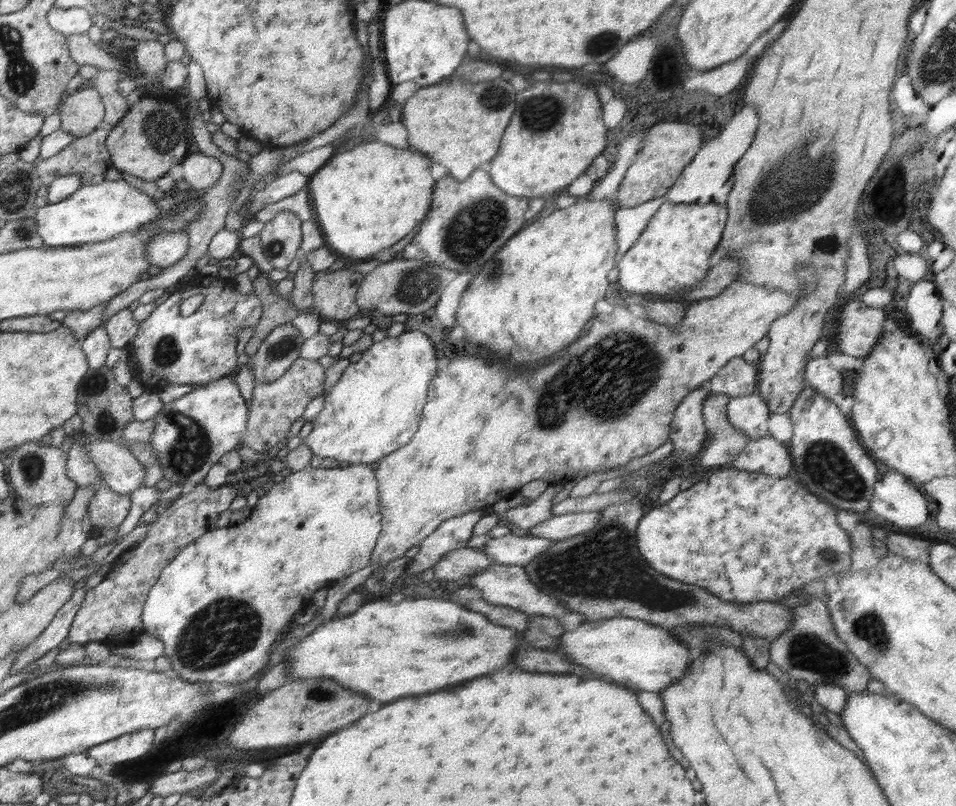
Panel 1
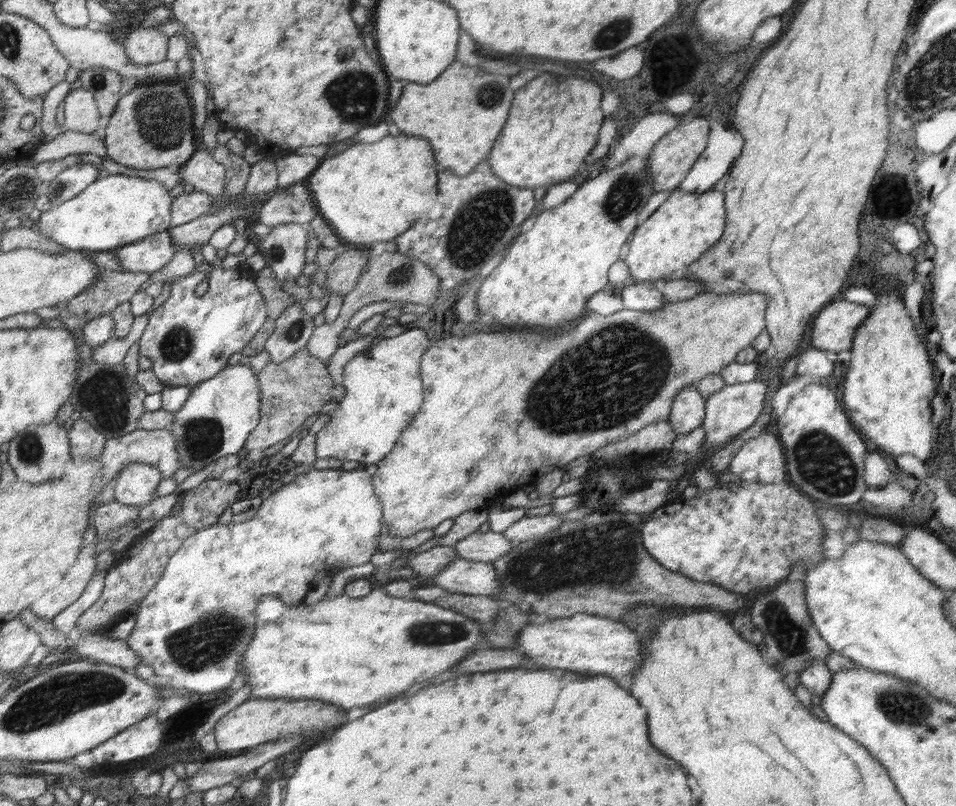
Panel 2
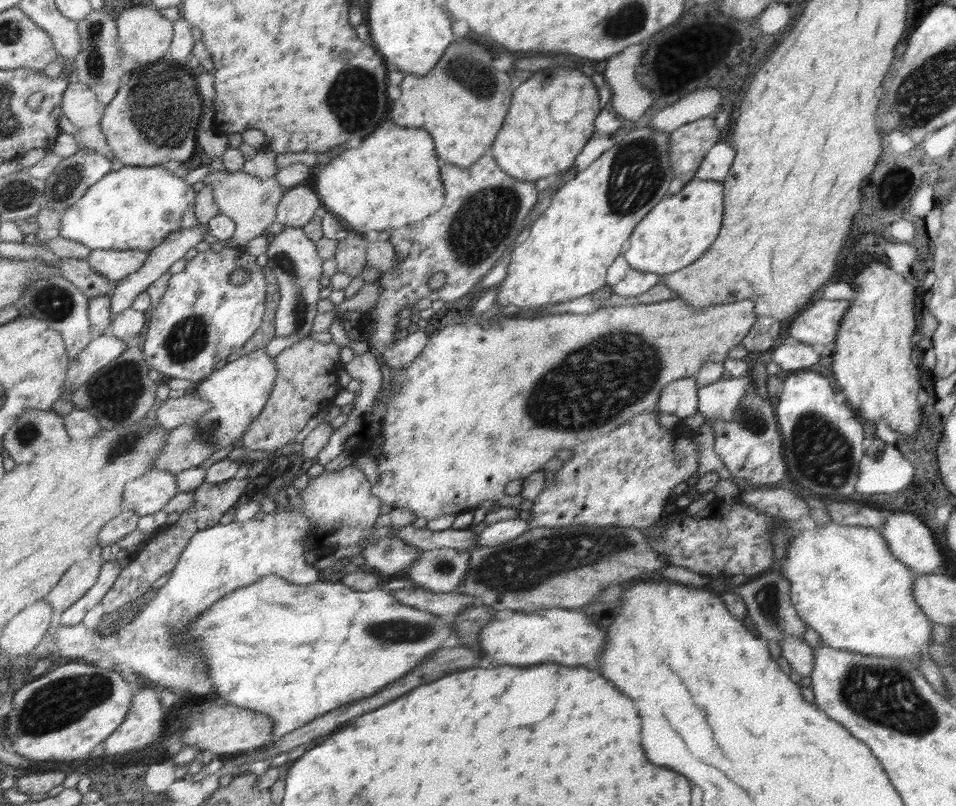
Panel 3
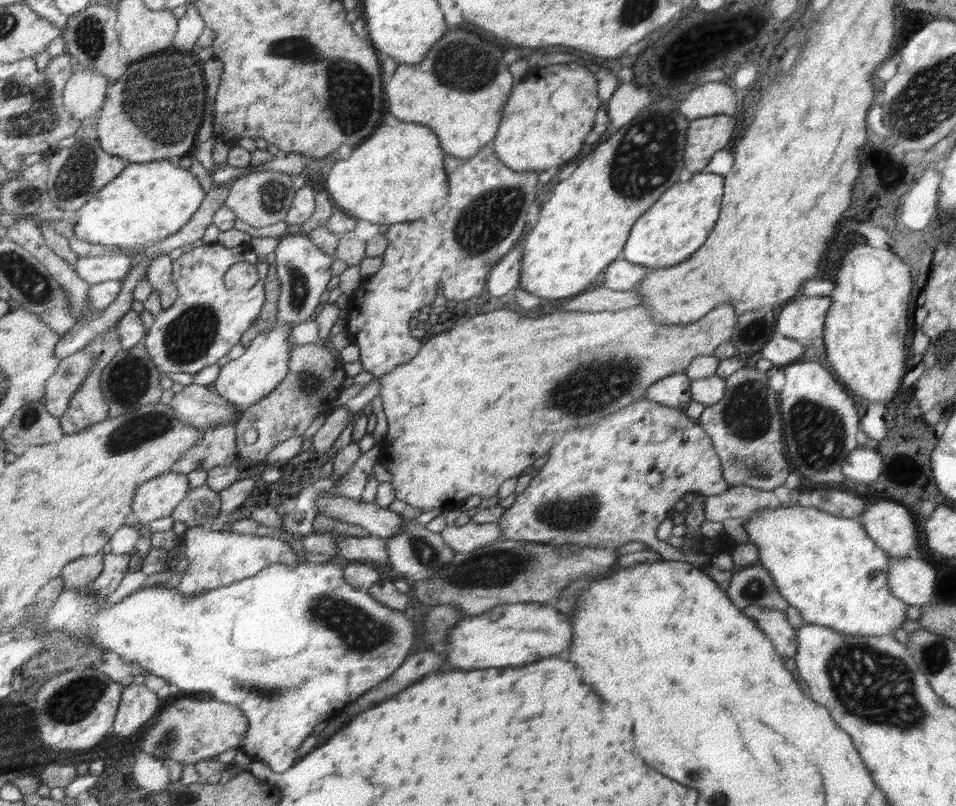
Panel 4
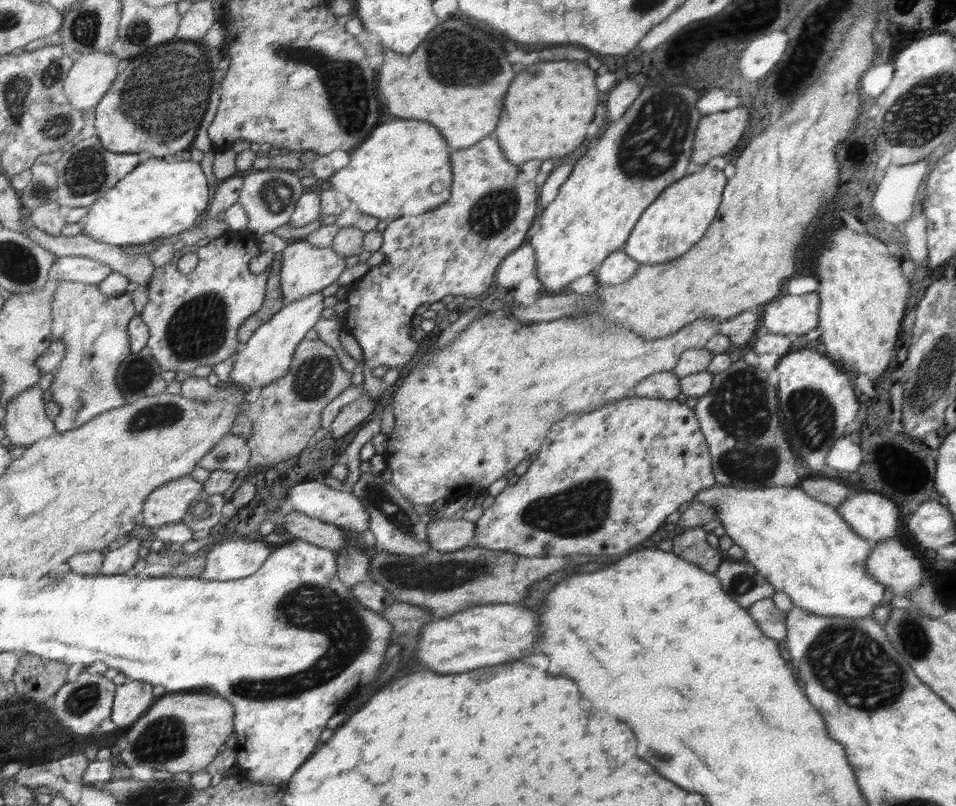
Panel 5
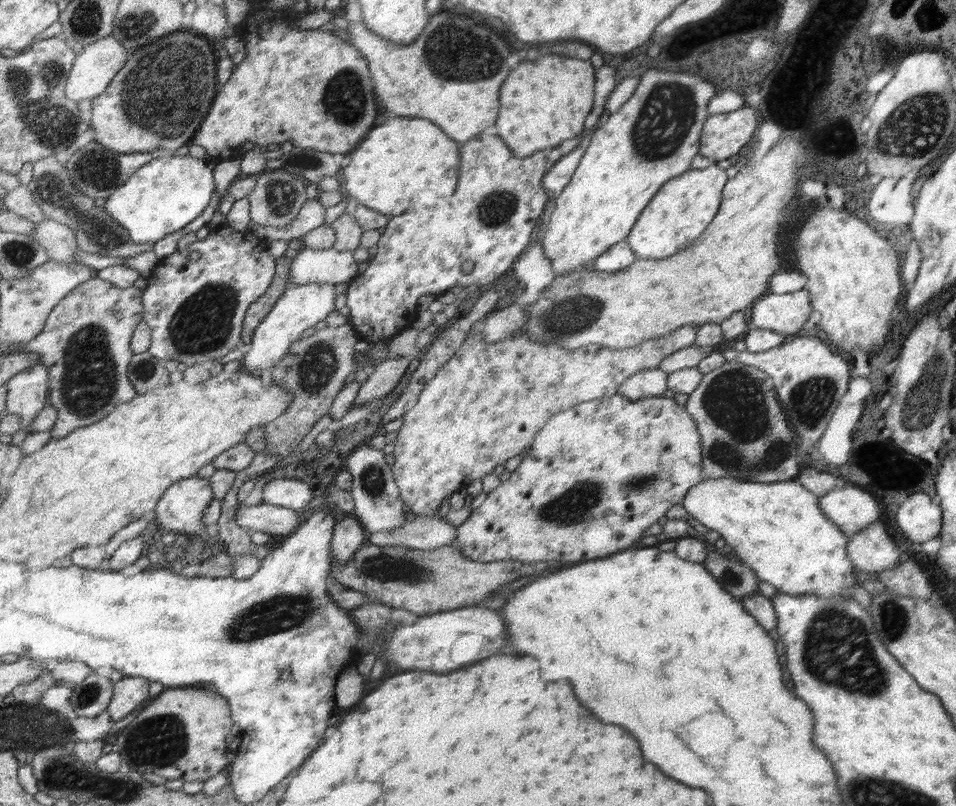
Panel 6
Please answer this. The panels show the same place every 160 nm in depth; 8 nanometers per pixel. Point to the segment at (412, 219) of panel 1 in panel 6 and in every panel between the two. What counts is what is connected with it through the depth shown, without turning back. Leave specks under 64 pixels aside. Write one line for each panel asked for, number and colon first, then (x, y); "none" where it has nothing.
2: (370, 193)
3: (393, 178)
4: (398, 175)
5: (404, 159)
6: (406, 165)

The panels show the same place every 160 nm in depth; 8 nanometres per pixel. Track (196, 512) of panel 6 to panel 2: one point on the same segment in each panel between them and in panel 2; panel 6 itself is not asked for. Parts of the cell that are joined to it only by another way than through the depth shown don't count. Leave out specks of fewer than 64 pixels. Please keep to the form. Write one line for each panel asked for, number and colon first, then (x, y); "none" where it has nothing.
2: (136, 485)
3: (148, 494)
4: (156, 499)
5: (169, 503)

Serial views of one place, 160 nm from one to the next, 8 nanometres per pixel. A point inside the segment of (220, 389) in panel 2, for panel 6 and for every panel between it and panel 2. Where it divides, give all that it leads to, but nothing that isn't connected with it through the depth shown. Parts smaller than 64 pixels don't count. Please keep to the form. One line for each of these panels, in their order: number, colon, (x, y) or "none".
3: (238, 391)
4: (244, 381)
5: (269, 351)
6: (300, 306)

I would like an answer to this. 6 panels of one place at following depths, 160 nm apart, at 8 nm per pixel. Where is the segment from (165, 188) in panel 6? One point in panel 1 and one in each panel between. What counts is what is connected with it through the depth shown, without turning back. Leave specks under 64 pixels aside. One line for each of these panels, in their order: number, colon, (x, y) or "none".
1: (98, 212)
2: (115, 210)
3: (135, 208)
4: (147, 202)
5: (160, 198)

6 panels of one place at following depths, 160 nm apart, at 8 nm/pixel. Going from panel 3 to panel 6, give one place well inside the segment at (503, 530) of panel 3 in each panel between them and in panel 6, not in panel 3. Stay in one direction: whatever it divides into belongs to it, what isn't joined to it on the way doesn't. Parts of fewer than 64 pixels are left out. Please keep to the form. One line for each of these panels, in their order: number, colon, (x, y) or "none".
4: (463, 539)
5: (449, 535)
6: (424, 533)

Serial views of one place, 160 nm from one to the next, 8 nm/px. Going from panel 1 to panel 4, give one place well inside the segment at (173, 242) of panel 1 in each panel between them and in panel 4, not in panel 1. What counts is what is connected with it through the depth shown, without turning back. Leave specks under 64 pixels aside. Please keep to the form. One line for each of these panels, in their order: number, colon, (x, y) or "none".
2: (155, 251)
3: (115, 265)
4: (95, 269)

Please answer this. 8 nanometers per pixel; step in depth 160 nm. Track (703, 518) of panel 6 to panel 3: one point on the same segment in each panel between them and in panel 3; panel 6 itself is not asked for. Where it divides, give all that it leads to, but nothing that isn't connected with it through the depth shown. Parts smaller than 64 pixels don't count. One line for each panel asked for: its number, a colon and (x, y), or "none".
3: (845, 583)
4: (828, 568)
5: (802, 547)

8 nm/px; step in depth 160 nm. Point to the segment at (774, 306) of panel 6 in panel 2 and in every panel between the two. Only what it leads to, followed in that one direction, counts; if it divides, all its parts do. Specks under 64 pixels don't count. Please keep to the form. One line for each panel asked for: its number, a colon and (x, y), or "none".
2: (833, 328)
3: (818, 323)
4: (804, 316)
5: (791, 315)

